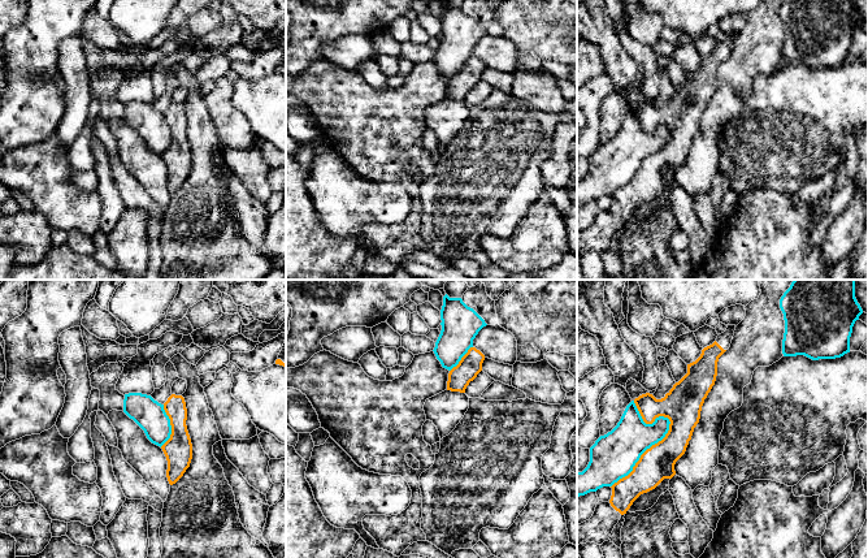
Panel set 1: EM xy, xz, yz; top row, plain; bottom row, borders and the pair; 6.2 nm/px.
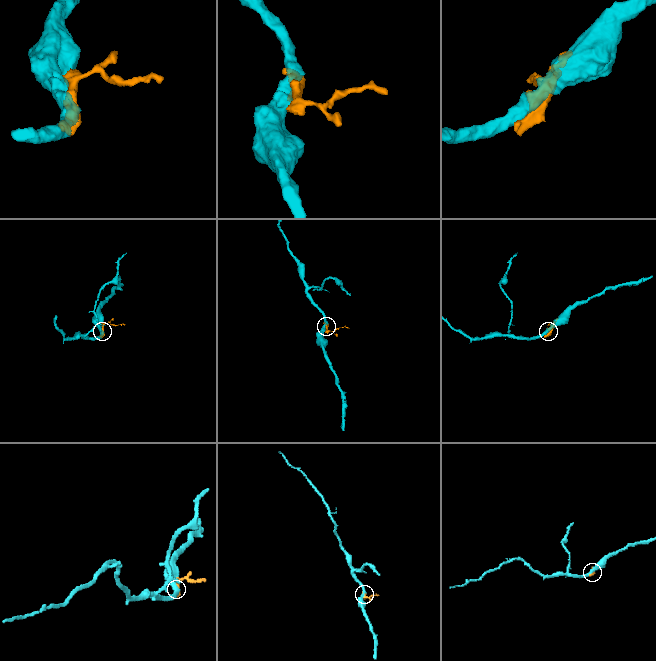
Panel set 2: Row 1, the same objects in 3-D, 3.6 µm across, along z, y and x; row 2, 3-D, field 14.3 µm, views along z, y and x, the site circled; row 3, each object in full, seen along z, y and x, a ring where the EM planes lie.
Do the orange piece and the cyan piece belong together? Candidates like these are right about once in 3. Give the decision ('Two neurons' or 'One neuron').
Two neurons

